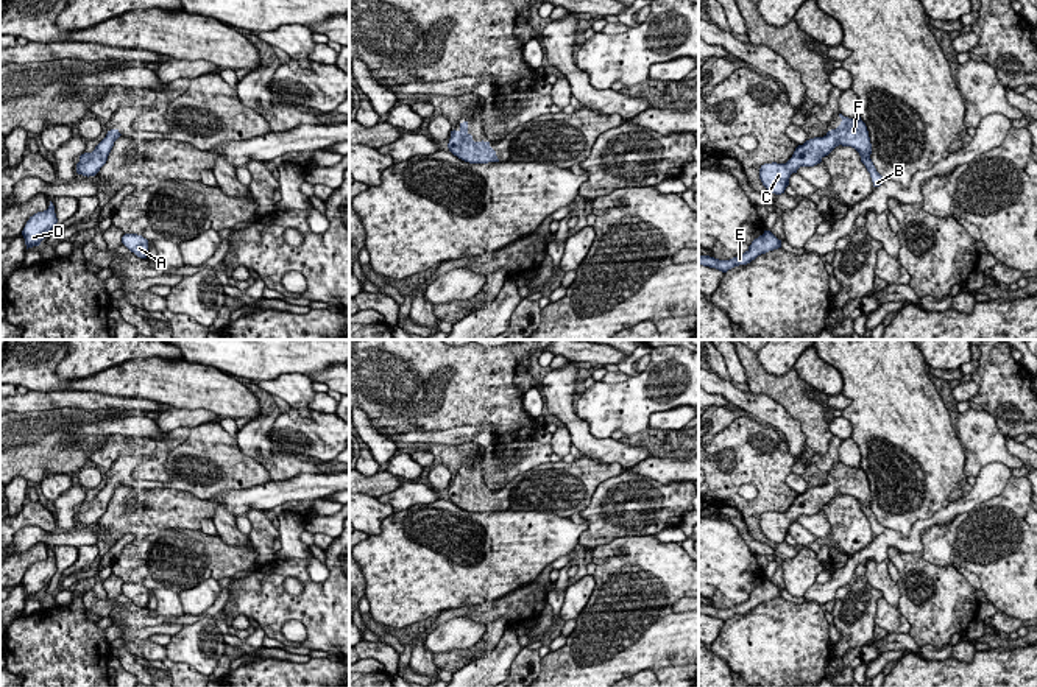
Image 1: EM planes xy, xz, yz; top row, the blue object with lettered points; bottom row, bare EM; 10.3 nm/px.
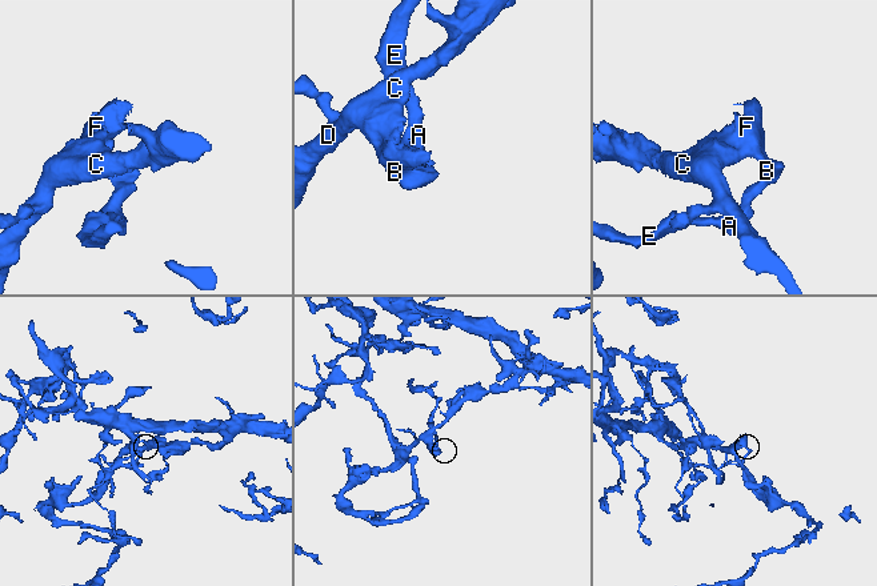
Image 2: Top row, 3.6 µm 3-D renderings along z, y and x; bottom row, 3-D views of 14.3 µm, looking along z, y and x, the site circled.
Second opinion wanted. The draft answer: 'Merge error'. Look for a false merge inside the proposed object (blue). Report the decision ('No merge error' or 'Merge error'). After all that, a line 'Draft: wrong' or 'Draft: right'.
No merge error
Draft: wrong

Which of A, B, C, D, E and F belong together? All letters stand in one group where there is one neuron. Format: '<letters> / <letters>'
A B C D E F

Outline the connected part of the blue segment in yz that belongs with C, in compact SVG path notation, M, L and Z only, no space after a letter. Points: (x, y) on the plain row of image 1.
M839 463L839 466L842 470L836 478L828 480L823 486L814 486L798 494L786 513L772 511L761 514L759 528L763 534L775 544L784 542L792 522L797 522L800 516L814 516L820 513L825 505L842 494L851 495L859 502L861 511L870 522L873 536L880 536L886 527L876 520L870 508L872 492L865 472L861 466L848 467L842 463Z

